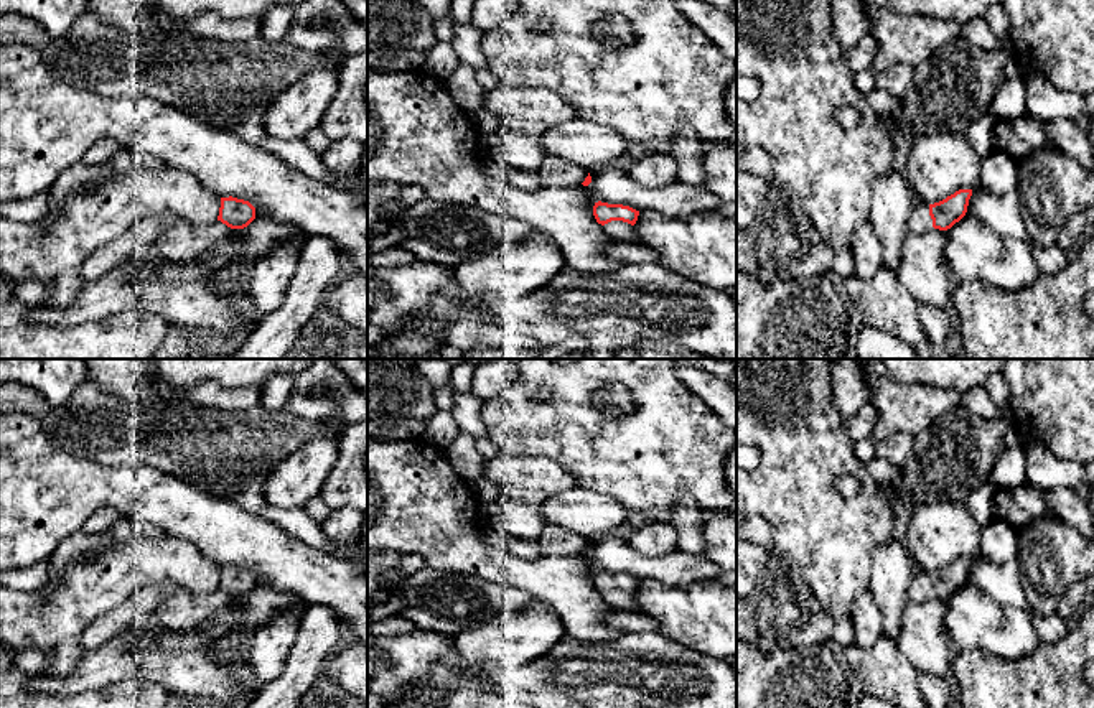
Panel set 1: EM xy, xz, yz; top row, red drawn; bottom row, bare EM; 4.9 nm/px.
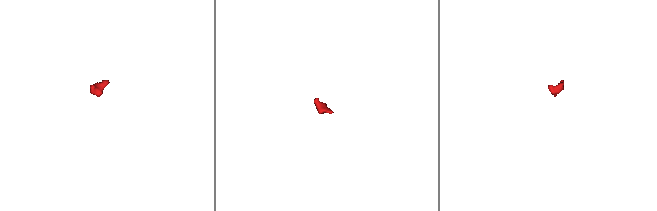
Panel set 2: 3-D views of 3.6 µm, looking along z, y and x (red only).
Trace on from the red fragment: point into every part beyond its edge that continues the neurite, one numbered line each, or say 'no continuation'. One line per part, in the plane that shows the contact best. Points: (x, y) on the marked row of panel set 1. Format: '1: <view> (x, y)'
1: xz (620, 231)
2: yz (920, 221)

